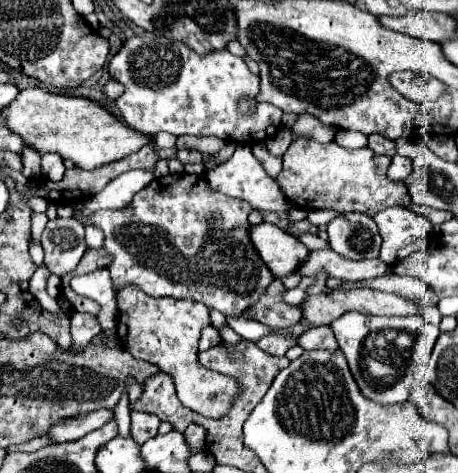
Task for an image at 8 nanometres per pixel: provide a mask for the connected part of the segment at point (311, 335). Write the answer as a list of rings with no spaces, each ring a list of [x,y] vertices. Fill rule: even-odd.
[[[313,327],[313,329],[307,329],[299,337],[299,345],[307,351],[311,351],[311,349],[335,351],[337,349],[337,339],[335,339],[331,327]]]

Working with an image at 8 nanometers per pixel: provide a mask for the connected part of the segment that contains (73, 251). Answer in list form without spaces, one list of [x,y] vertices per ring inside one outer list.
[[[73,217],[49,221],[41,235],[41,245],[45,251],[45,267],[61,277],[77,267],[87,249],[83,225]]]

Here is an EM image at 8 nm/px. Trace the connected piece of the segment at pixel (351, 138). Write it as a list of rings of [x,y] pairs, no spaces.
[[[339,129],[339,133],[335,135],[335,141],[345,147],[345,149],[359,149],[359,147],[365,147],[367,145],[367,137],[359,131],[345,131],[345,129]]]

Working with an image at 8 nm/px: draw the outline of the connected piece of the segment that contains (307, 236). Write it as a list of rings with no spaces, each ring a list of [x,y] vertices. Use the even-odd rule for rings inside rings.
[[[303,233],[303,235],[299,235],[299,241],[301,241],[305,247],[309,247],[309,251],[315,251],[315,249],[327,247],[327,241],[319,239],[319,237],[313,235],[313,233]]]

